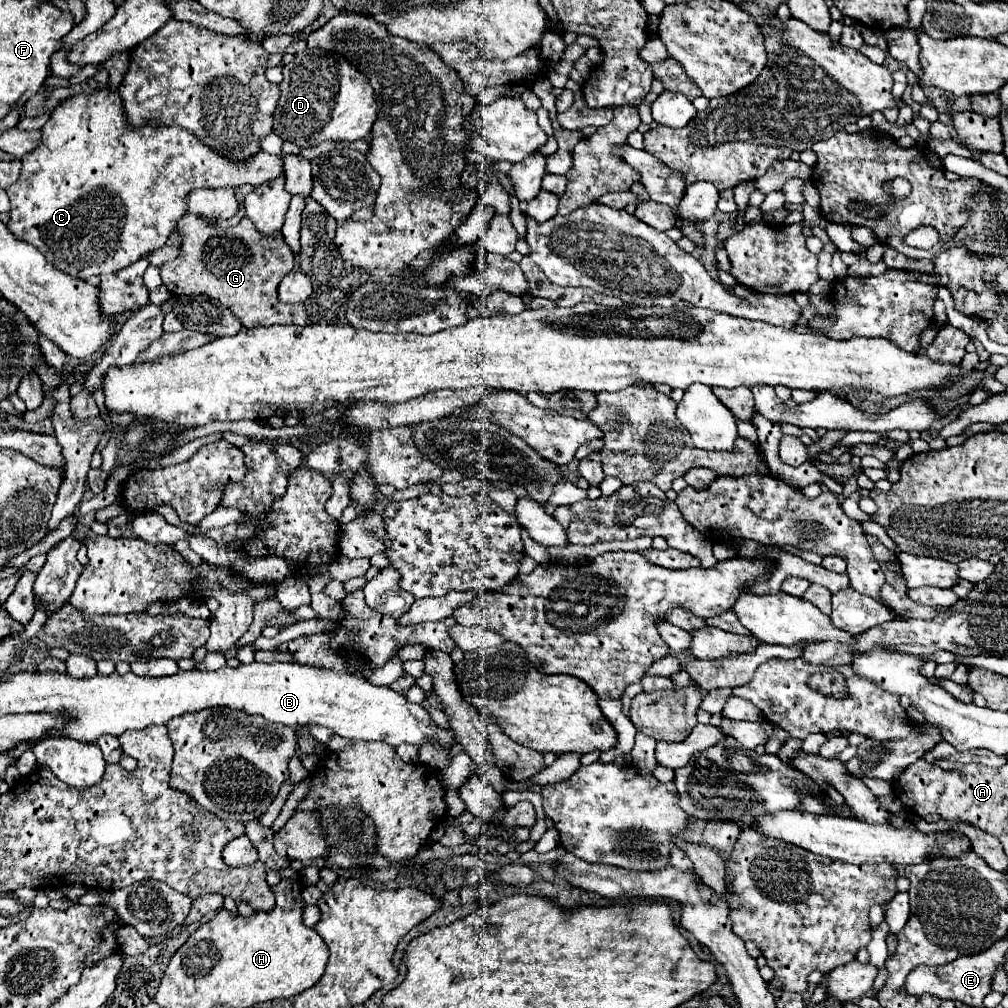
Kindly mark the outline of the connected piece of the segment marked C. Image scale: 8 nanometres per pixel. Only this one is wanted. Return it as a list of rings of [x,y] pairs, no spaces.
[[[100,89],[96,91],[94,95],[84,95],[84,93],[78,93],[74,95],[72,99],[68,99],[64,105],[60,105],[60,109],[56,109],[50,117],[50,121],[42,127],[42,139],[40,139],[40,145],[26,153],[22,157],[22,171],[20,171],[20,179],[16,183],[12,183],[6,193],[10,197],[10,221],[8,221],[8,229],[10,233],[16,237],[16,239],[22,239],[26,243],[32,243],[40,253],[44,253],[44,257],[56,267],[56,269],[62,269],[64,273],[72,275],[72,277],[80,277],[80,279],[88,279],[92,275],[104,275],[104,273],[116,273],[132,263],[136,263],[138,259],[146,257],[150,251],[156,251],[160,249],[162,245],[166,245],[168,237],[174,233],[178,221],[182,219],[182,215],[188,211],[188,205],[186,205],[186,195],[192,191],[192,189],[198,189],[198,187],[210,187],[210,185],[220,185],[220,187],[238,187],[238,185],[252,185],[252,187],[258,187],[262,183],[268,183],[270,179],[274,179],[274,175],[282,175],[284,171],[284,163],[282,163],[282,157],[278,155],[270,155],[270,153],[264,153],[264,151],[258,151],[256,155],[248,157],[246,161],[234,161],[234,159],[228,159],[228,157],[222,157],[218,155],[216,151],[212,151],[208,145],[204,145],[198,137],[194,137],[190,131],[182,129],[182,127],[158,127],[158,129],[152,129],[150,125],[144,125],[144,127],[130,127],[126,123],[126,111],[122,107],[122,99],[108,91],[108,89]]]

